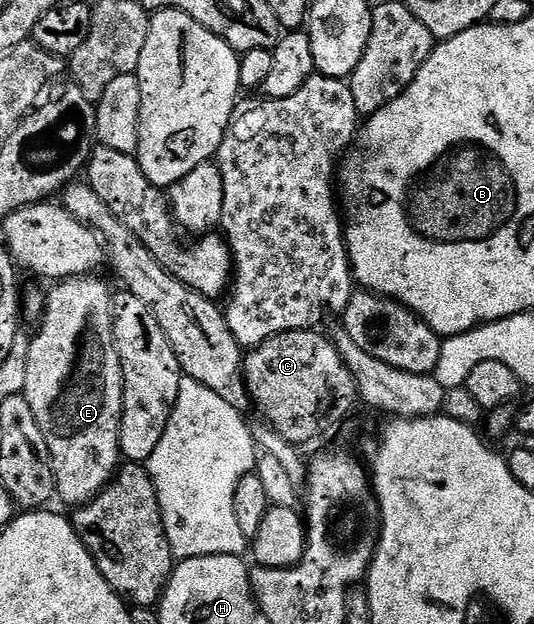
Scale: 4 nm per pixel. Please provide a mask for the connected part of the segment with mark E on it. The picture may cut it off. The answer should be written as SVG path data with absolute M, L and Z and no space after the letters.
M98 275L75 277L57 282L51 288L54 290L48 293L46 311L40 318L42 330L39 331L38 338L31 343L30 350L26 353L26 386L24 386L24 392L28 404L32 406L32 415L36 415L36 423L40 423L40 431L44 431L44 443L48 443L57 500L59 502L62 500L64 504L70 505L69 507L85 505L86 502L97 497L114 480L114 475L118 472L120 462L123 460L122 448L120 447L120 431L122 430L122 364L114 346L116 301L110 298L110 289L100 278L101 276Z

